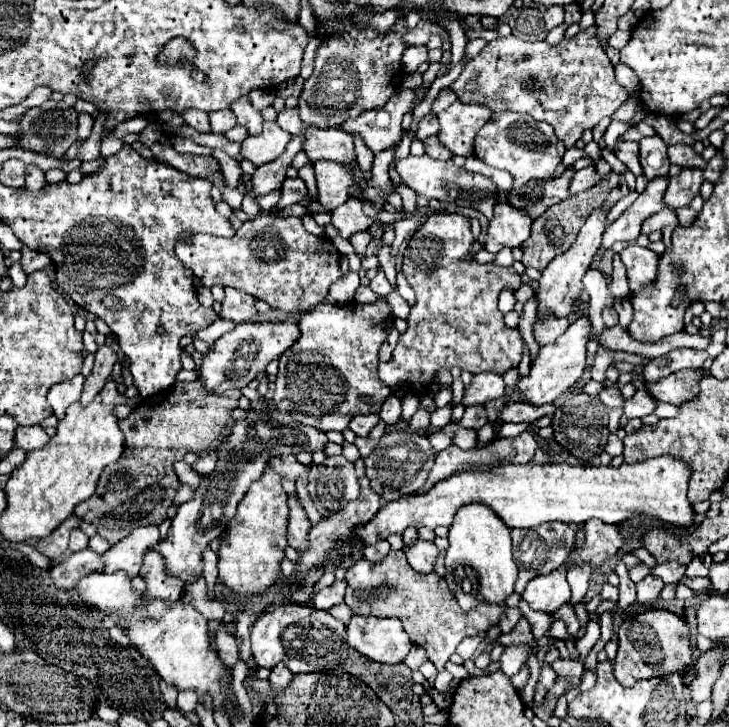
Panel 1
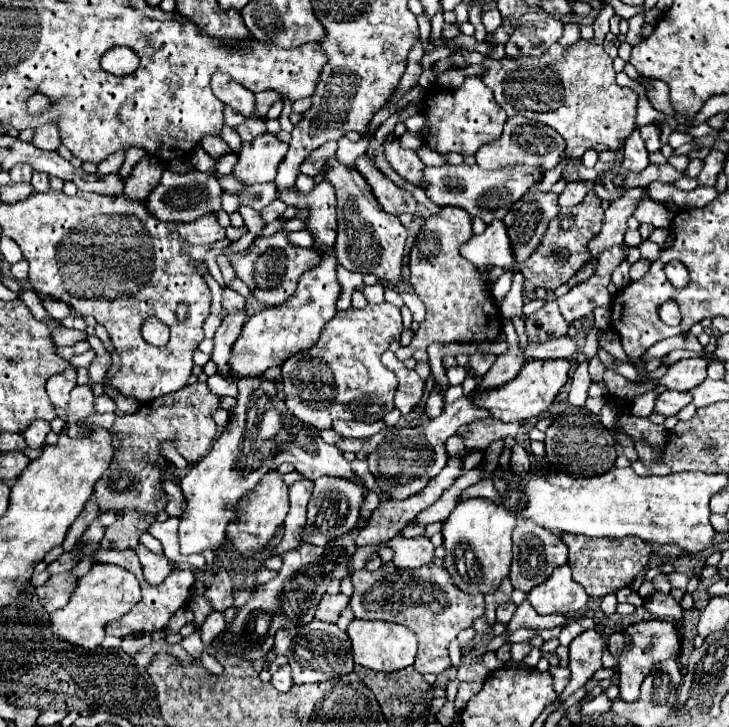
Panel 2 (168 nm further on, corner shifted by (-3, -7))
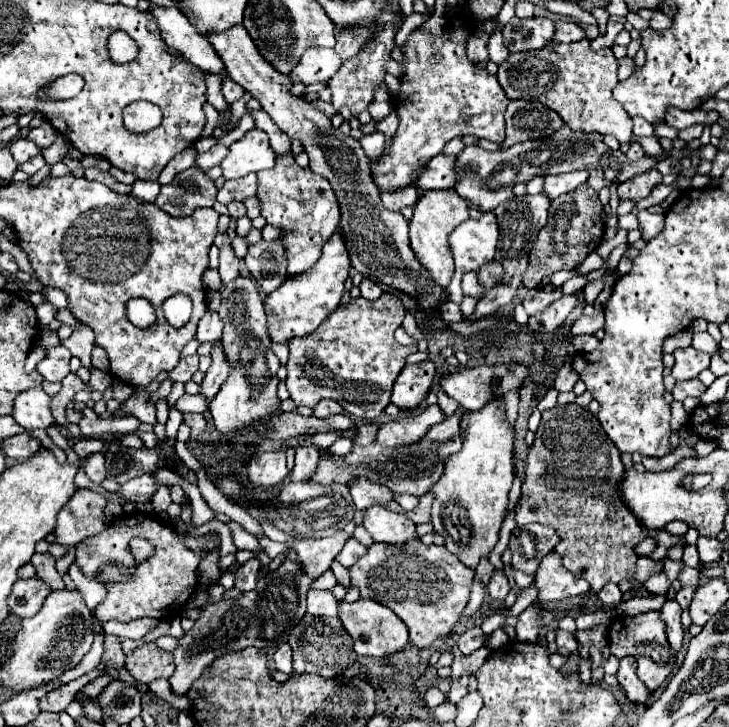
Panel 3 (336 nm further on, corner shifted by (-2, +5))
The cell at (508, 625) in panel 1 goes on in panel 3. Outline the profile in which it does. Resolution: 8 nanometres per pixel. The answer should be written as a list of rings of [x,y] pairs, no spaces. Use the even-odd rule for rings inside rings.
[[[495,570],[493,578],[491,578],[491,582],[489,582],[489,588],[487,588],[489,596],[491,596],[493,600],[503,602],[503,600],[507,598],[509,590],[511,590],[511,586],[509,586],[509,582],[507,582],[507,576],[505,576],[503,572],[497,572],[497,570]]]

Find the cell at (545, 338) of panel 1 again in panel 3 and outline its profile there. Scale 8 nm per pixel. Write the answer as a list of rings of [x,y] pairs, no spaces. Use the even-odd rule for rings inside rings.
[[[529,290],[527,296],[523,298],[523,306],[525,312],[529,316],[535,316],[539,312],[543,312],[543,308],[547,308],[549,304],[553,304],[555,300],[561,298],[561,292],[545,292],[545,290]]]

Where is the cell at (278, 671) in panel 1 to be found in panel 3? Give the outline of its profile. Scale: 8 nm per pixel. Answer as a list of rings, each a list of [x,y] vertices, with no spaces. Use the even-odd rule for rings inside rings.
[[[283,642],[277,648],[277,652],[273,654],[273,660],[275,660],[275,668],[279,672],[285,672],[285,674],[293,672],[293,656],[291,656],[291,646],[287,642]]]

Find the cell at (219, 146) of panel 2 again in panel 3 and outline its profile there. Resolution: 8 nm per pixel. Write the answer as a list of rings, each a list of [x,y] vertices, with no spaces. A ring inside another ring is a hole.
[[[219,140],[213,148],[209,148],[207,152],[203,152],[203,154],[199,154],[199,156],[197,156],[195,166],[199,166],[201,170],[205,170],[205,172],[207,172],[207,170],[211,170],[213,166],[221,164],[223,156],[227,156],[227,146]]]

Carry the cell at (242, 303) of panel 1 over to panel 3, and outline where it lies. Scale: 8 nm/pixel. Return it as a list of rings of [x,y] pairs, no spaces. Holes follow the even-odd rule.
[[[215,340],[213,342],[213,350],[211,350],[211,368],[207,370],[207,376],[205,376],[205,380],[203,380],[203,384],[201,384],[201,392],[211,400],[213,396],[215,396],[215,392],[219,392],[219,388],[221,388],[221,384],[227,380],[227,376],[229,376],[229,364],[227,364],[227,360],[225,360],[225,356],[223,356],[223,346],[219,344],[219,340]]]

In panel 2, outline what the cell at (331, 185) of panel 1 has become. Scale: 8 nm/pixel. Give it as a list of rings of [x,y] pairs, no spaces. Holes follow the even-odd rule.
[[[324,180],[312,188],[312,192],[302,194],[298,188],[276,192],[286,206],[294,206],[296,210],[306,208],[306,230],[314,236],[314,250],[322,250],[334,246],[336,242],[336,202],[334,188]]]

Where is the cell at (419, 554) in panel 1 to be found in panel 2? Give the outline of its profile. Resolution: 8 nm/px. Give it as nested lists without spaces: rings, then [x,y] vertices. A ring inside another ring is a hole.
[[[394,536],[390,540],[390,548],[394,552],[394,566],[396,568],[420,568],[434,558],[434,546],[428,538],[416,536],[416,538],[404,538]]]

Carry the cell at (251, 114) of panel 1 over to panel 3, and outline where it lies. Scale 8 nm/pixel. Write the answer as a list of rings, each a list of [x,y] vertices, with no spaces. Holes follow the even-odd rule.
[[[151,4],[151,12],[155,14],[163,40],[169,48],[177,50],[185,60],[189,60],[203,72],[227,78],[227,70],[219,54],[213,50],[205,36],[199,36],[199,32],[195,32],[193,24],[187,20],[187,16],[183,16],[183,12],[179,12],[177,6],[161,8]]]

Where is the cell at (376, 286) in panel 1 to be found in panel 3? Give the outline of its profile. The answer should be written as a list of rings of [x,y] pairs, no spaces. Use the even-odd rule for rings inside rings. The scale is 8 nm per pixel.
[[[363,278],[363,282],[359,284],[359,290],[361,290],[361,296],[367,300],[377,300],[383,294],[381,284],[371,280],[371,278]]]

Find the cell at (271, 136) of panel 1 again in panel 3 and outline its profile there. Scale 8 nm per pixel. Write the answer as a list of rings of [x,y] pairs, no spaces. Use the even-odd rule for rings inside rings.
[[[253,128],[241,140],[229,146],[227,158],[221,162],[223,176],[229,180],[229,178],[247,176],[249,172],[273,168],[275,158],[277,154],[269,146],[267,134],[259,128]]]

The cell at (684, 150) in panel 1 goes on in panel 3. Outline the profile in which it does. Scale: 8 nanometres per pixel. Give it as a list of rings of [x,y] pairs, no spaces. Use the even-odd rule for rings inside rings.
[[[563,126],[553,136],[545,140],[533,140],[533,142],[519,142],[507,150],[483,150],[479,146],[465,146],[457,154],[455,172],[459,172],[459,184],[453,188],[461,198],[465,198],[471,204],[477,204],[481,212],[491,212],[505,200],[513,198],[513,186],[519,182],[529,182],[533,176],[549,176],[549,174],[561,174],[561,172],[573,172],[573,170],[587,170],[589,172],[589,184],[595,190],[601,190],[605,186],[621,184],[637,174],[643,174],[651,168],[657,168],[655,158],[643,156],[641,162],[629,162],[627,156],[621,150],[611,150],[601,142],[601,134],[581,134],[573,132],[571,128]]]

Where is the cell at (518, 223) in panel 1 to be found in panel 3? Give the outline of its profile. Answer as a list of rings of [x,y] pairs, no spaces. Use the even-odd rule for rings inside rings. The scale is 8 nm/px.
[[[493,212],[483,214],[479,220],[465,220],[461,222],[453,234],[449,236],[449,246],[455,258],[455,274],[449,284],[449,300],[461,304],[461,278],[463,274],[489,264],[497,250],[499,228]]]

